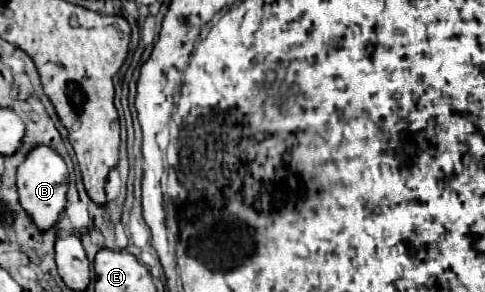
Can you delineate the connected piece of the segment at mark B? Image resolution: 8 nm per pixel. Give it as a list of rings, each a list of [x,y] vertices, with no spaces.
[[[36,145],[34,149],[28,151],[26,159],[18,167],[18,179],[16,187],[20,193],[20,205],[28,211],[32,221],[36,223],[38,229],[50,229],[56,221],[58,215],[64,209],[66,203],[66,191],[68,191],[68,169],[64,159],[48,145]]]

